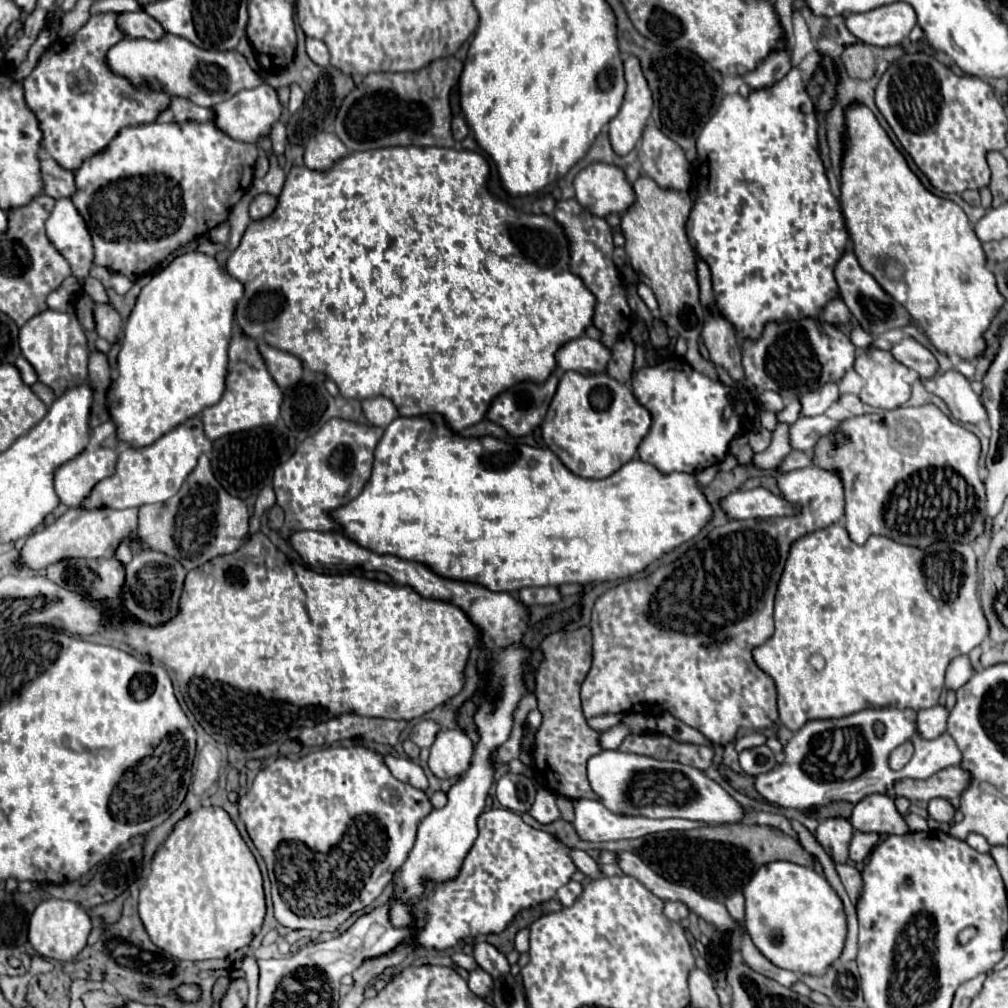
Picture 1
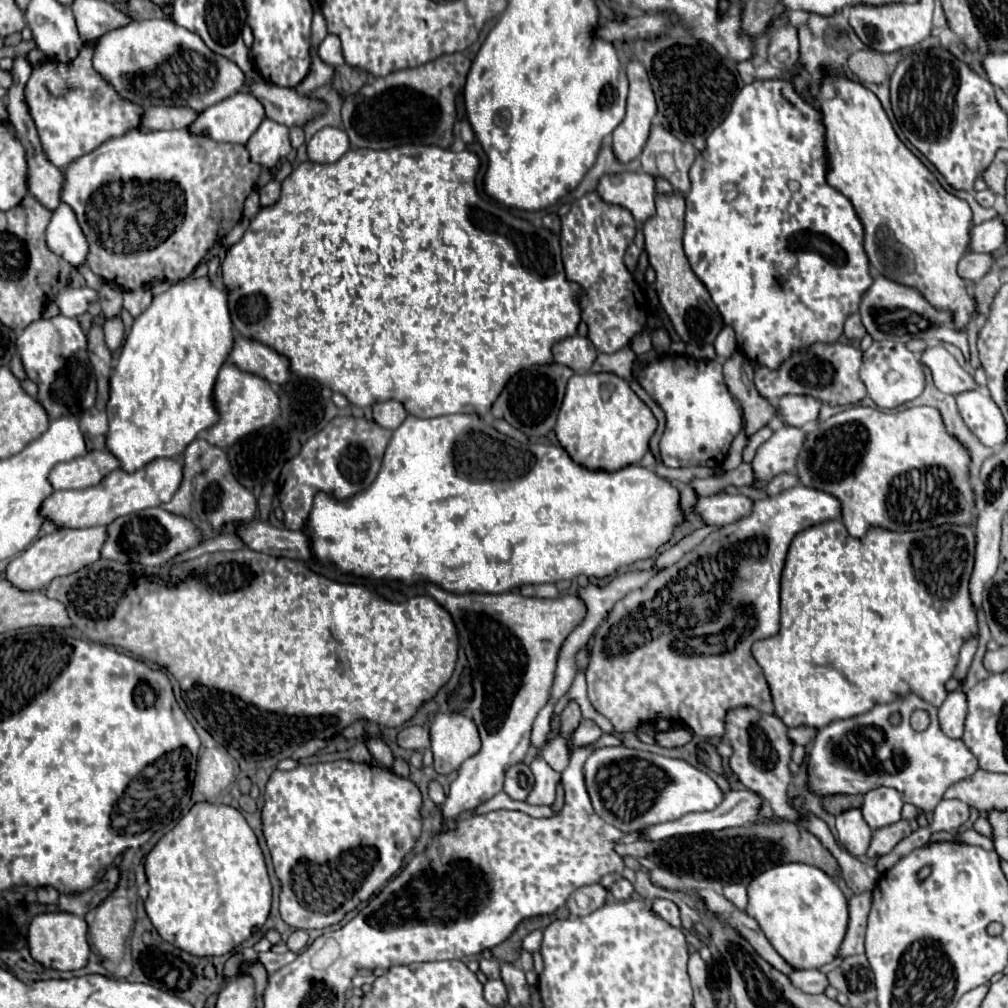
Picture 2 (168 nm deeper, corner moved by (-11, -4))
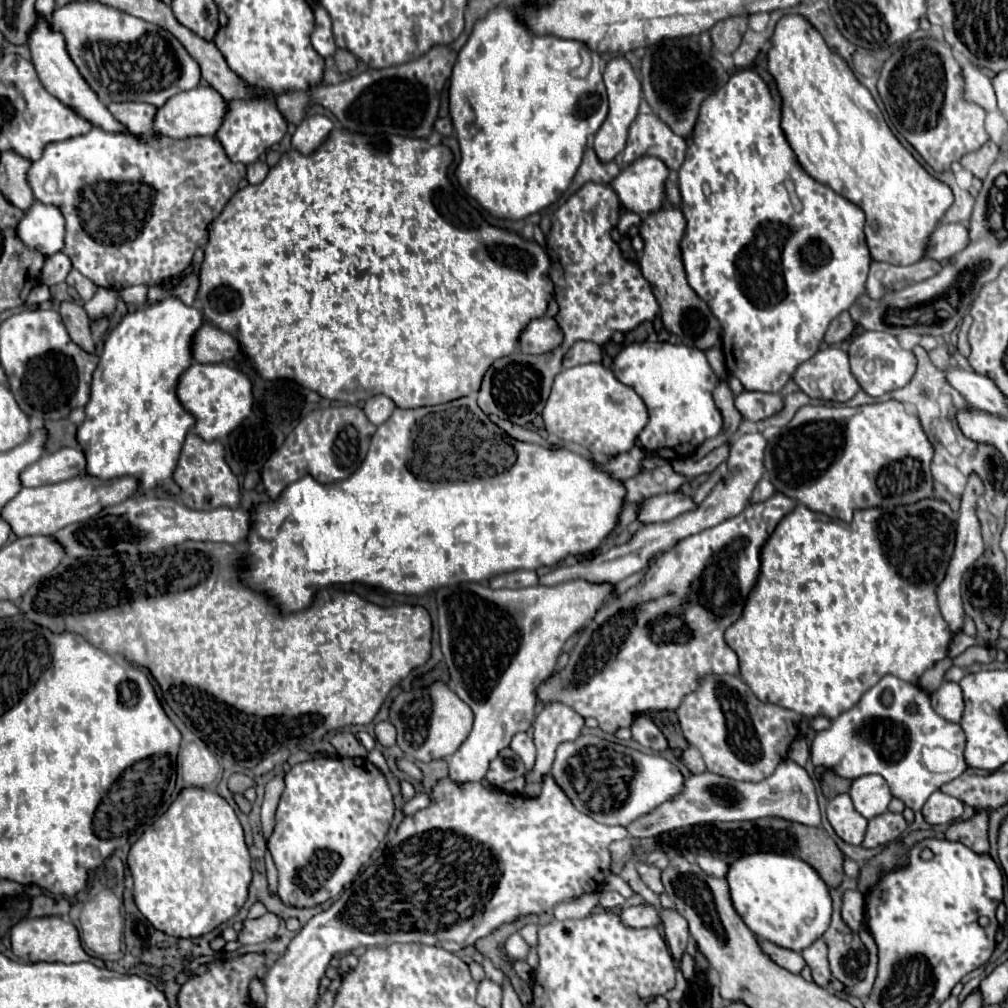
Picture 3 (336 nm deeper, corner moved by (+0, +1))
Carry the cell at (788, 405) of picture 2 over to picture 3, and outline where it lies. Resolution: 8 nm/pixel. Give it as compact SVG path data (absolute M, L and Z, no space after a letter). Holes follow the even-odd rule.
M741 392L735 398L735 406L737 406L737 410L741 412L741 416L745 420L759 422L759 420L767 420L767 418L777 416L783 410L785 402L783 402L783 398L779 394Z

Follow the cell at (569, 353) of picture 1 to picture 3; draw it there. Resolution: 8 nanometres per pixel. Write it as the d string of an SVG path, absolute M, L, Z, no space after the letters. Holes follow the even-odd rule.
M549 316L529 322L529 326L521 334L521 352L525 354L545 354L561 344L563 344L561 328Z

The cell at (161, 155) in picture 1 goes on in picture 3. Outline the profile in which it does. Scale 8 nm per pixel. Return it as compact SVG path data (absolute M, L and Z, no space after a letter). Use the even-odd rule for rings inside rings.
M93 128L83 136L49 144L43 156L31 164L27 180L39 202L57 206L65 216L67 234L63 252L71 258L73 268L97 286L119 292L135 284L157 286L181 276L191 264L195 250L207 244L209 224L239 190L237 184L245 178L245 172L247 166L231 162L215 136L173 140L159 132L135 136Z

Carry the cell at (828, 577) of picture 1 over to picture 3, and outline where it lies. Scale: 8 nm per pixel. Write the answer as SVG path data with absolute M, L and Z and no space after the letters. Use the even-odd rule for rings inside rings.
M927 498L921 500L921 506L901 506L891 512L885 512L881 508L867 508L857 510L853 520L849 524L843 524L841 520L831 520L825 514L813 512L807 506L799 504L791 514L787 514L767 544L761 550L761 574L757 580L757 586L749 594L745 602L743 616L725 632L725 642L735 650L741 664L741 678L751 688L751 692L761 700L769 704L777 704L781 708L793 710L805 718L813 716L825 716L825 718L837 718L843 710L849 710L857 704L857 700L873 686L881 676L893 674L909 684L919 684L923 672L931 668L937 660L943 660L947 656L947 648L951 644L951 632L937 608L937 584L945 578L945 568L949 566L951 554L953 554L953 540L955 540L955 526L957 526L957 514L949 508L949 504Z

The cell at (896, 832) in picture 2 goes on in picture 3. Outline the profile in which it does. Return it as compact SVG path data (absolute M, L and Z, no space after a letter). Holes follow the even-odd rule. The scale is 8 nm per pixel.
M885 812L881 816L875 816L869 820L867 826L867 834L863 840L863 848L877 848L883 846L895 838L899 838L899 834L907 828L907 822L903 818L903 814L893 814L893 812Z

